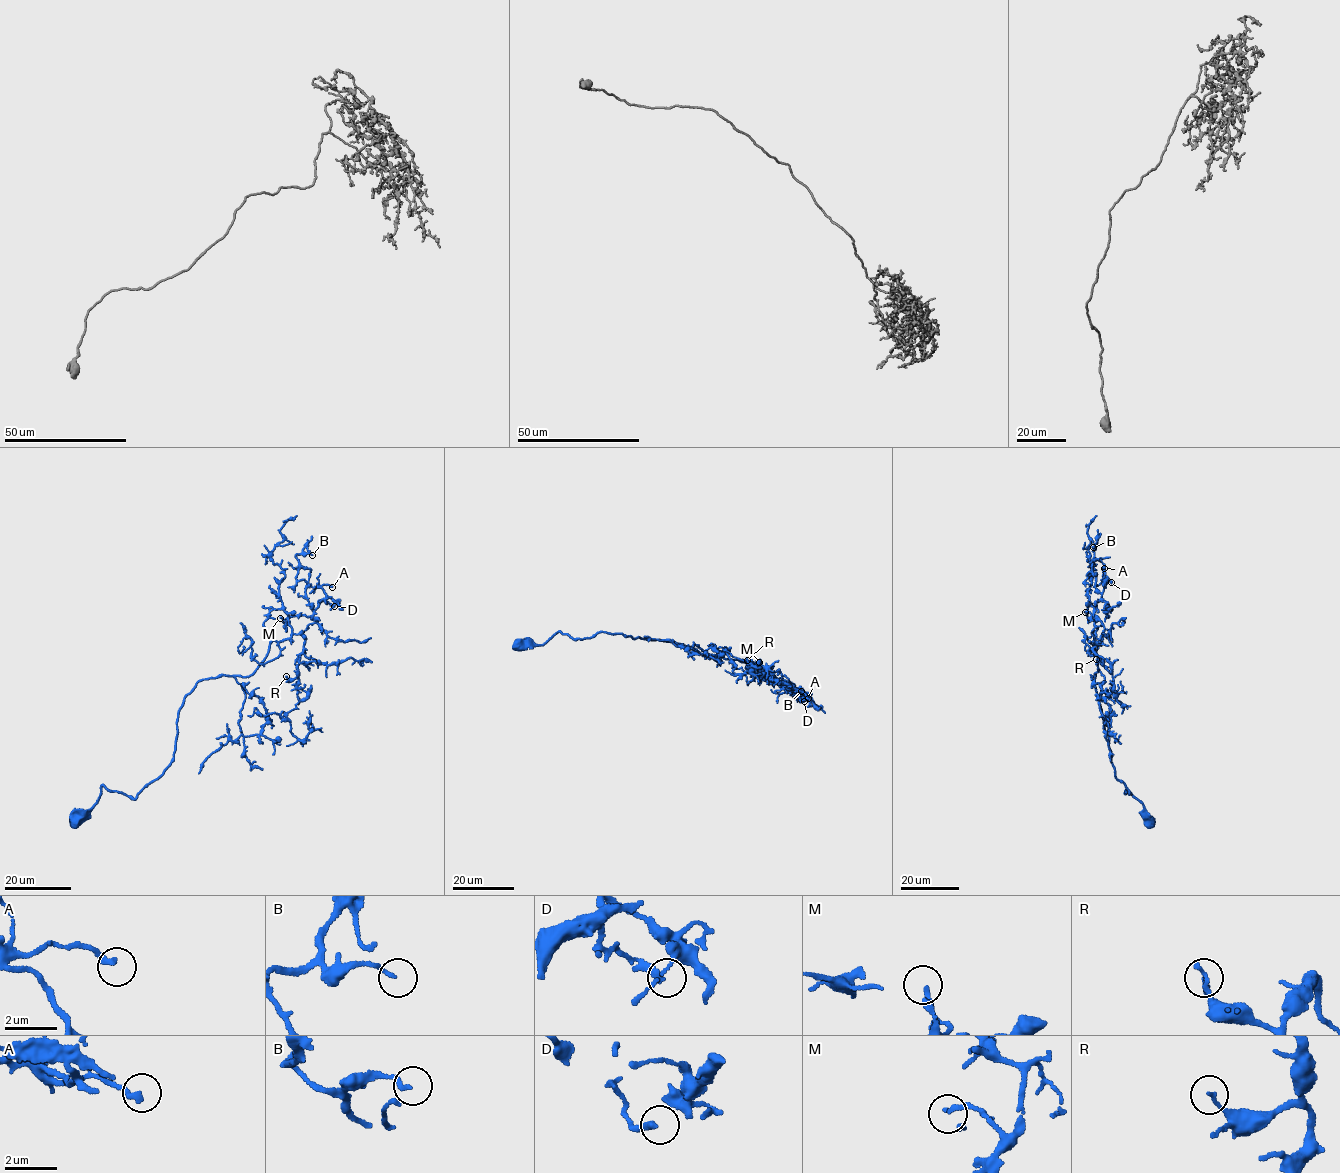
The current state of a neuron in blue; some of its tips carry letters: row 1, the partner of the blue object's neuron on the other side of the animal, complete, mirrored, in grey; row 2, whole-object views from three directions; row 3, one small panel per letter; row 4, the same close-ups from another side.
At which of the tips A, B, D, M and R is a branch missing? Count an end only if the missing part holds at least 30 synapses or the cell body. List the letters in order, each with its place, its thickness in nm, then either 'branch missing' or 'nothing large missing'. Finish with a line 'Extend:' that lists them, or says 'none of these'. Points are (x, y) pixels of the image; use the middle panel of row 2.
A: at (808, 698); 240 nm thick; branch missing
B: at (801, 691); 150 nm thick; nothing large missing
D: at (804, 701); 280 nm thick; nothing large missing
M: at (759, 662); 170 nm thick; nothing large missing
R: at (747, 660); 130 nm thick; nothing large missing
Extend: A

